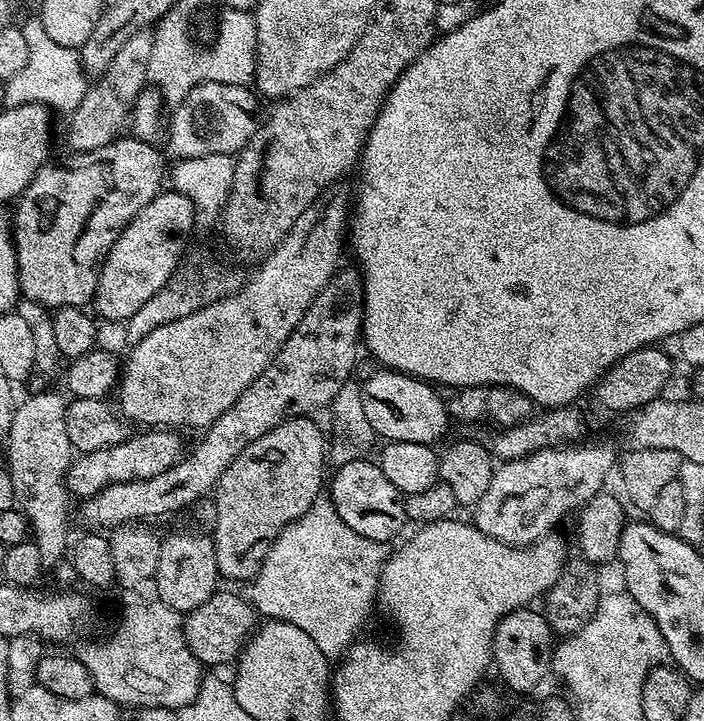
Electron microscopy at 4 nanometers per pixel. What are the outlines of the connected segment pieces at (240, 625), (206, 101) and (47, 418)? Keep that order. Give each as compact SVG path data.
M217 590L202 606L184 616L184 637L190 646L190 654L198 658L201 666L208 664L228 664L239 657L248 637L258 624L258 613L243 595L236 592Z
M218 82L196 84L186 98L173 107L170 124L166 126L167 155L177 161L209 157L210 154L237 155L259 128L258 102L257 93L247 85Z
M44 390L32 395L28 400L24 401L21 405L20 403L13 409L10 422L10 430L7 431L7 438L4 441L4 447L8 450L8 461L6 461L6 467L8 472L11 474L11 485L14 486L15 498L17 507L23 512L23 514L28 518L29 527L32 533L32 540L38 546L38 552L41 555L41 563L44 572L52 572L61 560L65 559L70 546L70 536L68 540L68 516L66 514L68 510L68 500L70 501L70 496L67 491L67 485L65 480L67 479L68 468L72 464L74 459L74 449L72 443L69 442L69 435L66 434L66 424L65 424L65 410L67 408L67 401L65 397L61 397L58 393L52 392L50 390Z

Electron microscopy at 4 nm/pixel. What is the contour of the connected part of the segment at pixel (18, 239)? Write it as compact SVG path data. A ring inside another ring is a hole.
M128 134L93 152L77 152L69 155L70 158L65 164L46 162L36 171L30 186L26 186L26 190L15 201L16 217L13 215L10 220L11 227L14 229L12 242L16 246L16 261L20 271L20 290L25 301L28 299L33 300L36 304L45 304L48 310L84 308L93 303L98 278L100 277L100 267L103 266L104 260L108 257L109 250L114 246L114 242L118 242L118 238L124 233L126 226L134 218L134 214L138 214L138 210L142 210L142 206L146 206L146 202L150 202L153 198L159 196L162 191L160 183L163 180L165 183L166 180L166 160L156 160L156 153L159 150L161 149L155 143L147 140L137 140L135 136Z

